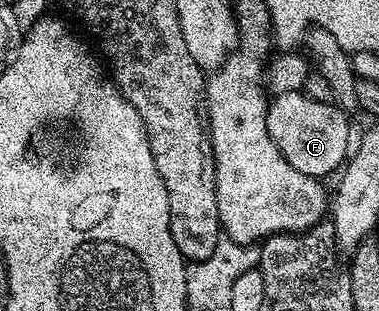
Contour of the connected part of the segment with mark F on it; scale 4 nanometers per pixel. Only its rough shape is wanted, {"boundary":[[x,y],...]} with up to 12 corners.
{"boundary":[[276,94],[267,131],[303,175],[325,179],[350,152],[346,110]]}

